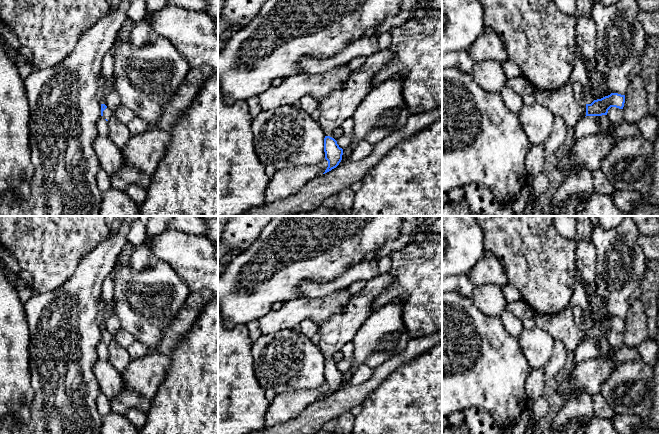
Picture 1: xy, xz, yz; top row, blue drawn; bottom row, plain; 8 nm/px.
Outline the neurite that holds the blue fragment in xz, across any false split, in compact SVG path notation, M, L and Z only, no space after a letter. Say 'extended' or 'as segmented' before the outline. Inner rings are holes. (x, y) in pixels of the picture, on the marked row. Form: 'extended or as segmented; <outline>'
extended; M390 49L379 50L366 57L363 66L355 70L340 89L332 91L319 102L319 124L323 128L325 159L328 167L325 173L336 168L342 160L343 149L333 138L333 131L352 118L356 108L372 90L372 81L377 72L393 57Z

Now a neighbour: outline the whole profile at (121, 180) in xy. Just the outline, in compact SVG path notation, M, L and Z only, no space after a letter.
M123 166L119 171L110 175L111 187L117 190L126 190L130 185L136 184L145 189L151 182L151 176L131 166Z

